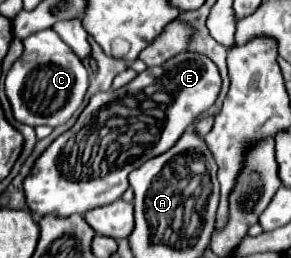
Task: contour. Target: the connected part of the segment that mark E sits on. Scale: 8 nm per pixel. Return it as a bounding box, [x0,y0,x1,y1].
[24,50,222,216]

